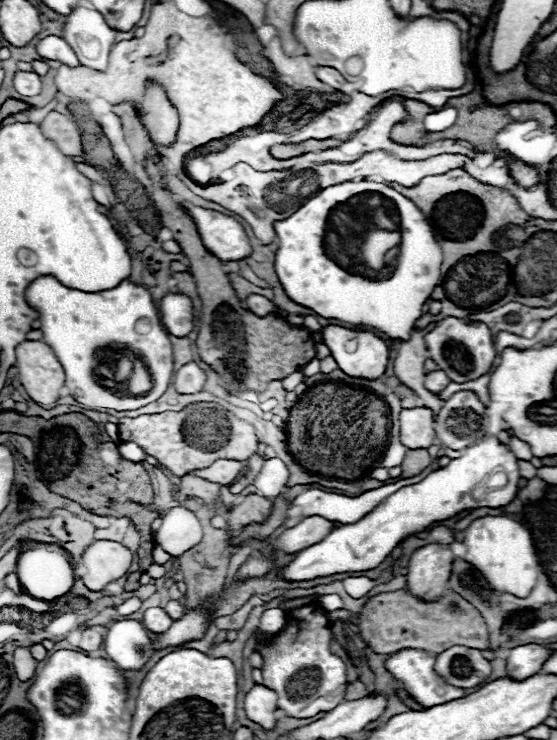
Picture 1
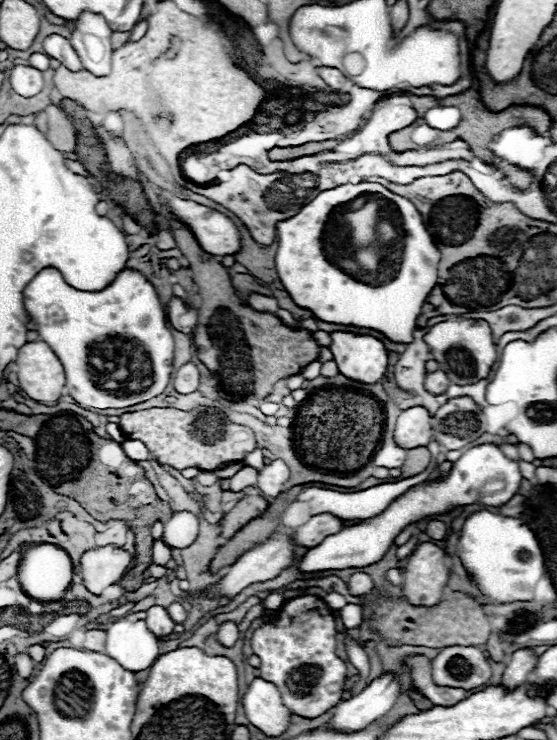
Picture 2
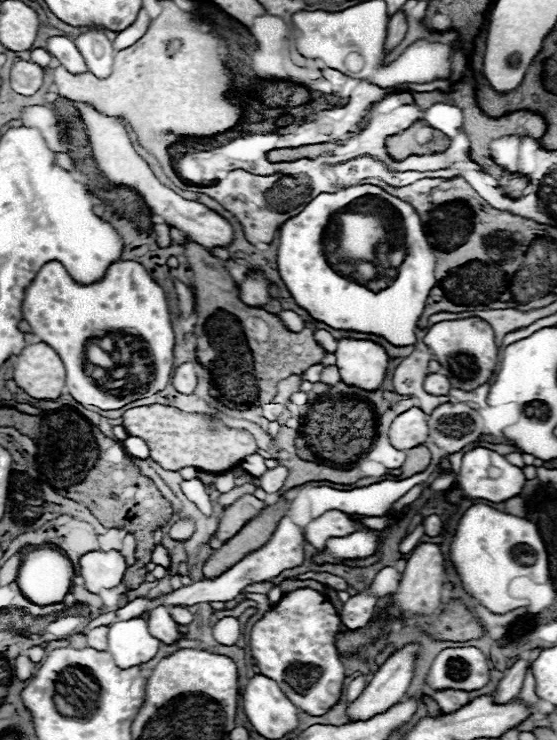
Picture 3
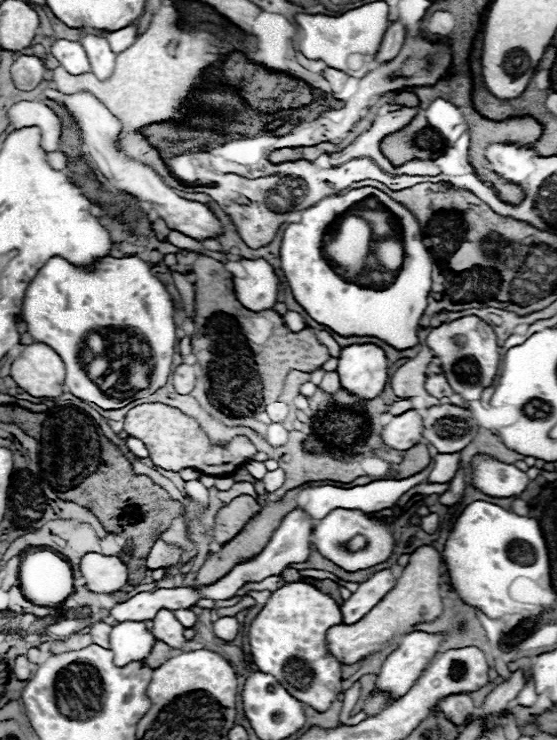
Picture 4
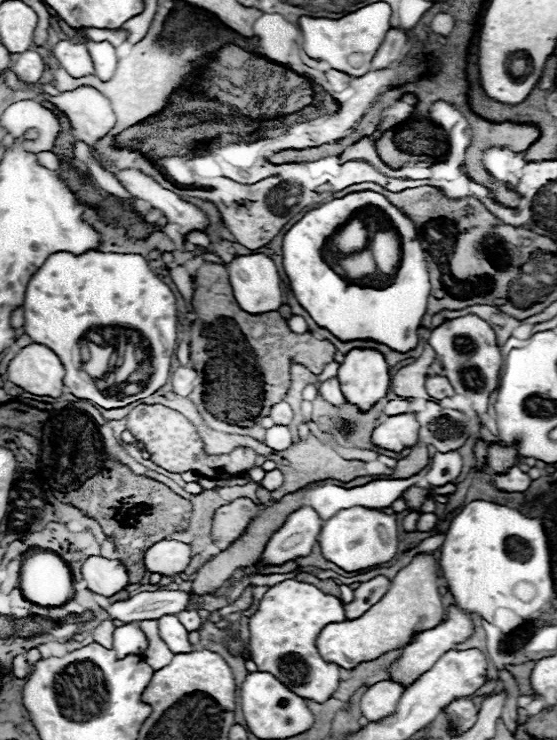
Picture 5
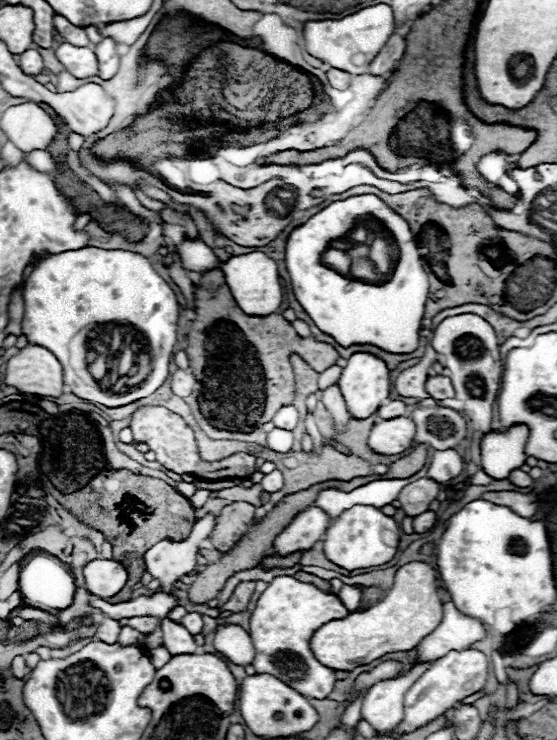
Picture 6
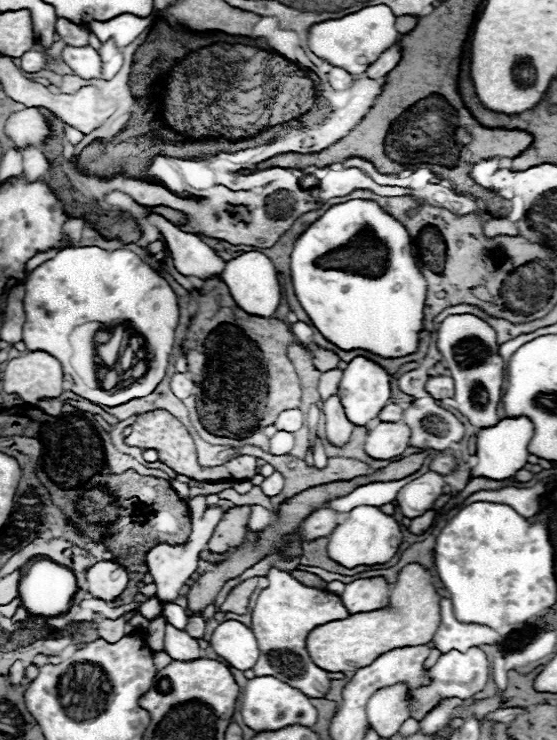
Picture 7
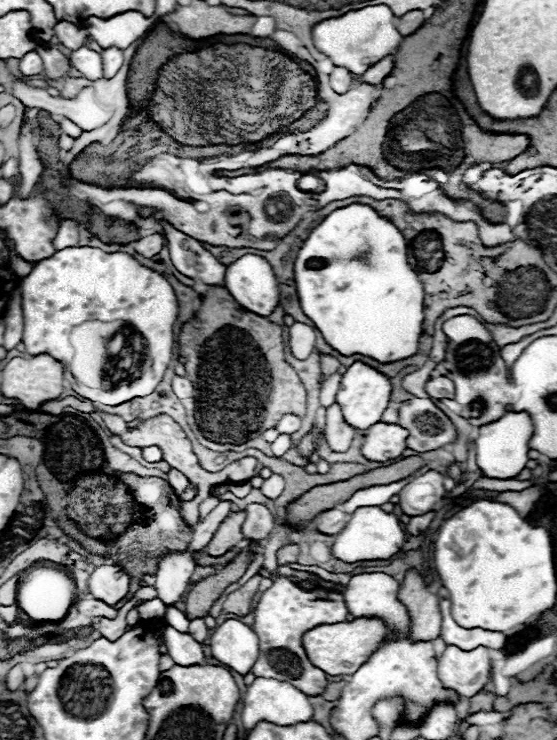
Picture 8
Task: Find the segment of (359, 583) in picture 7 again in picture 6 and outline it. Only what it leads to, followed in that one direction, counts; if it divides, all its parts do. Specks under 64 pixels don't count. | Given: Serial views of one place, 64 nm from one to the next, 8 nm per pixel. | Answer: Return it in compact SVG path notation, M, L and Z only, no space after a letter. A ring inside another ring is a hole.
M344 584L342 590L338 592L338 598L342 600L342 604L346 604L346 608L350 612L360 608L360 600L362 600L362 588L360 586L348 586Z

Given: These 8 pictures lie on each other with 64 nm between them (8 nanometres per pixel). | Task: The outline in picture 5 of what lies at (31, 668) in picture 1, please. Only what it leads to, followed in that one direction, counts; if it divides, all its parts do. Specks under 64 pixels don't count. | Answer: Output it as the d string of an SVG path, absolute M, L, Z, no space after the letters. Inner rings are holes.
M20 654L14 658L14 664L12 664L12 672L16 678L26 678L30 672L32 672L32 666L26 662L26 658Z

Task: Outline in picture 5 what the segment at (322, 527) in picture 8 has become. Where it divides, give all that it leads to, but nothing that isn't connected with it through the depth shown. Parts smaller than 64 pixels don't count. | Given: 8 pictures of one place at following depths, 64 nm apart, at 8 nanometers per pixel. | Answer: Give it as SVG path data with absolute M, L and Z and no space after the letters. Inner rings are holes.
M302 506L288 516L284 526L270 538L262 560L270 564L284 564L300 556L308 556L324 520L310 506Z

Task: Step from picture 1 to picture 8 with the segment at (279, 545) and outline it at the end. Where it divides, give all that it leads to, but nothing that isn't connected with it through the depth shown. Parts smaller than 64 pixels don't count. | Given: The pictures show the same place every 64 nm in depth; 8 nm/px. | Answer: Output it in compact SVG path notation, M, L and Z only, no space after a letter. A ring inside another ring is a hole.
M370 506L370 508L358 508L350 522L342 528L340 534L336 534L336 542L334 542L334 556L344 560L344 562L358 562L358 560L386 560L390 556L394 556L396 552L402 550L404 546L404 528L402 522L394 516L384 512L378 506Z

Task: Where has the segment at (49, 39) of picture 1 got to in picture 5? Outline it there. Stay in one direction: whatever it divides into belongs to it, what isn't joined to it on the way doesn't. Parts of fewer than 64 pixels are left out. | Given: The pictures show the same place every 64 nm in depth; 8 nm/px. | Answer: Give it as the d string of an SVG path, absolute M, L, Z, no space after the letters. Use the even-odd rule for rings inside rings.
M60 40L54 46L54 58L60 62L70 76L90 76L94 74L94 62L84 44L72 44L68 40Z

